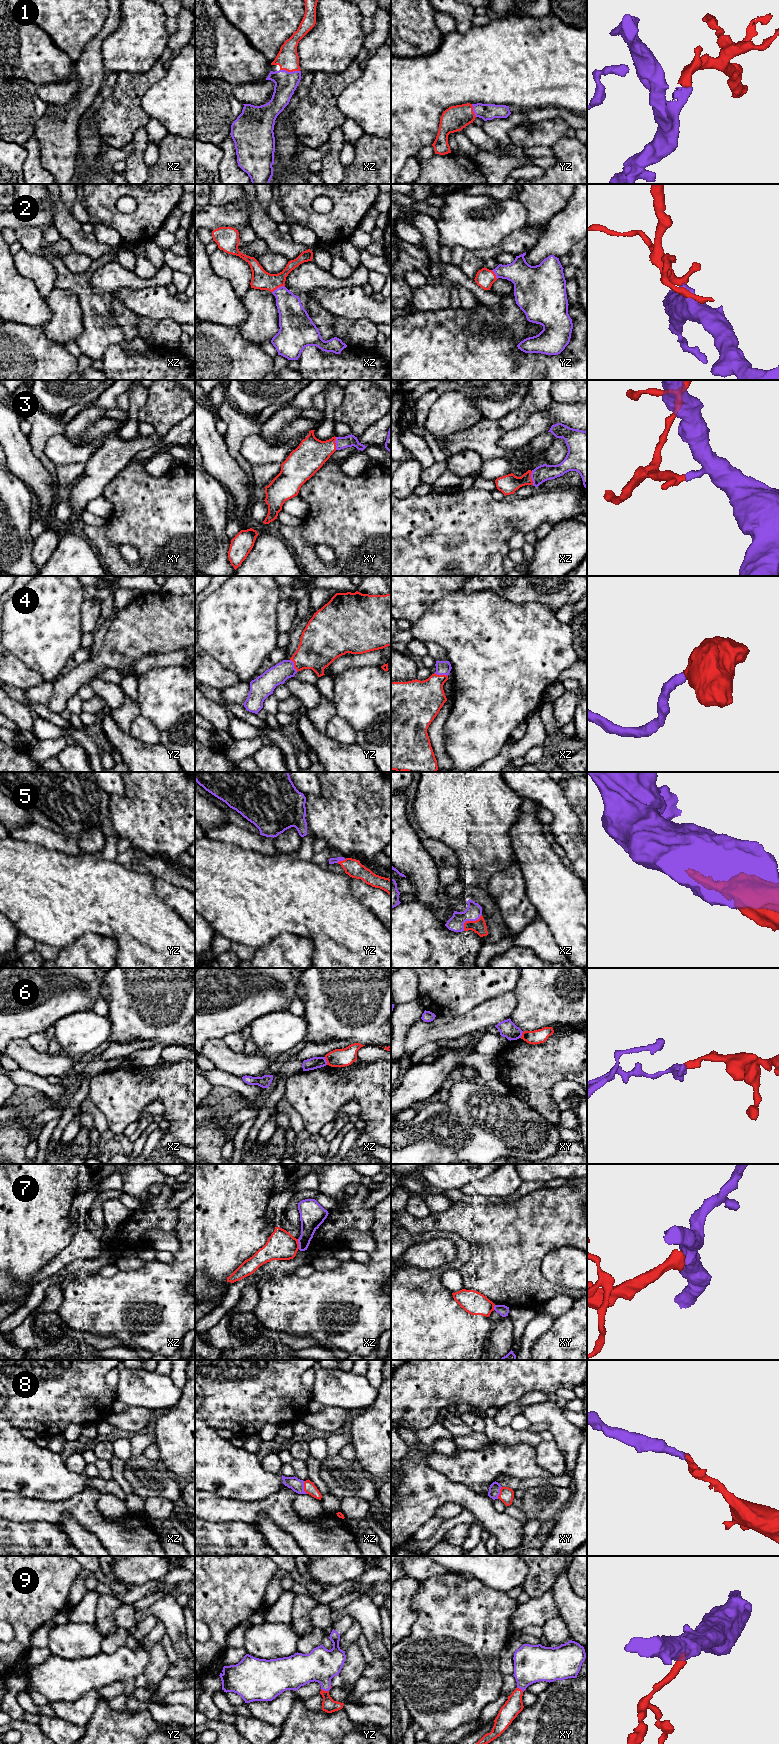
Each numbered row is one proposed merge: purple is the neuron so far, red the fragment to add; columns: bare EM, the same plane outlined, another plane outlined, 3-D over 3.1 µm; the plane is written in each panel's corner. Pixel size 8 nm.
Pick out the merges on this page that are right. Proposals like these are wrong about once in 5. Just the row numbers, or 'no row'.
1, 2, 3, 4, 5, 8, 9

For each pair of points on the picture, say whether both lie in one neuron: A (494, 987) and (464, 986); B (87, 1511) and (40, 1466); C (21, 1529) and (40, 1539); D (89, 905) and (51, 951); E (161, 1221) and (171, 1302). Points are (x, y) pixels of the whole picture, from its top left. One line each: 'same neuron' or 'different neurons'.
A: same neuron
B: different neurons
C: same neuron
D: different neurons
E: different neurons

